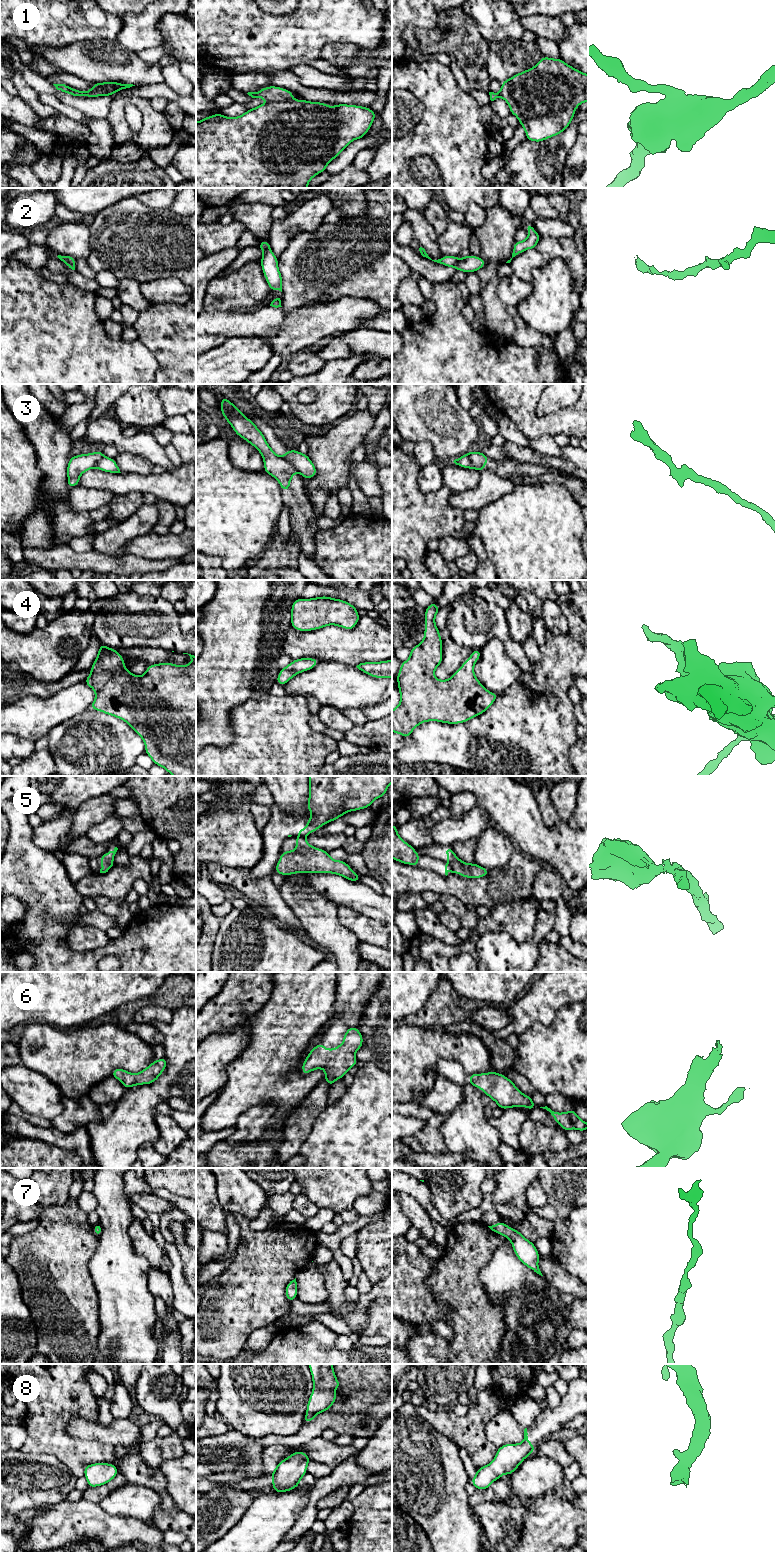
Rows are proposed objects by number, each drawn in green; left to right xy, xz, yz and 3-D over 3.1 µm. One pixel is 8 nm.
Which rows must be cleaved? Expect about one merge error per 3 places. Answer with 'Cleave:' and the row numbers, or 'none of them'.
Cleave: 1, 2, 3, 5

